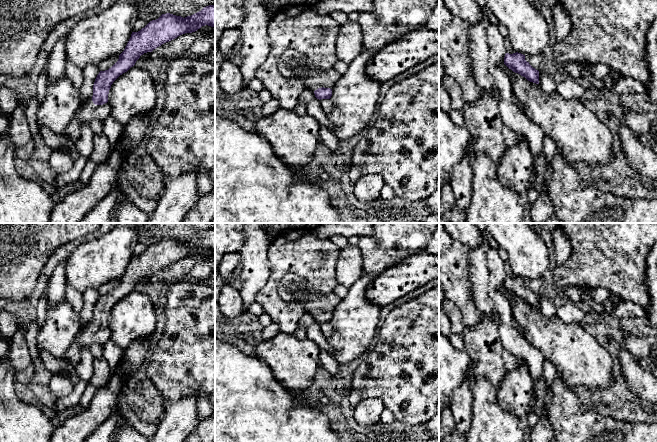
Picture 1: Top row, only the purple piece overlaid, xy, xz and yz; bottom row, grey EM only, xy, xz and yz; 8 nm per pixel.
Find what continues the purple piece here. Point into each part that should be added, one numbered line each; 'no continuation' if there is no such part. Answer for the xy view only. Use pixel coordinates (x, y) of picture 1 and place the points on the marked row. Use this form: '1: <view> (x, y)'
1: xy (86, 113)

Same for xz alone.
1: xz (291, 63)

